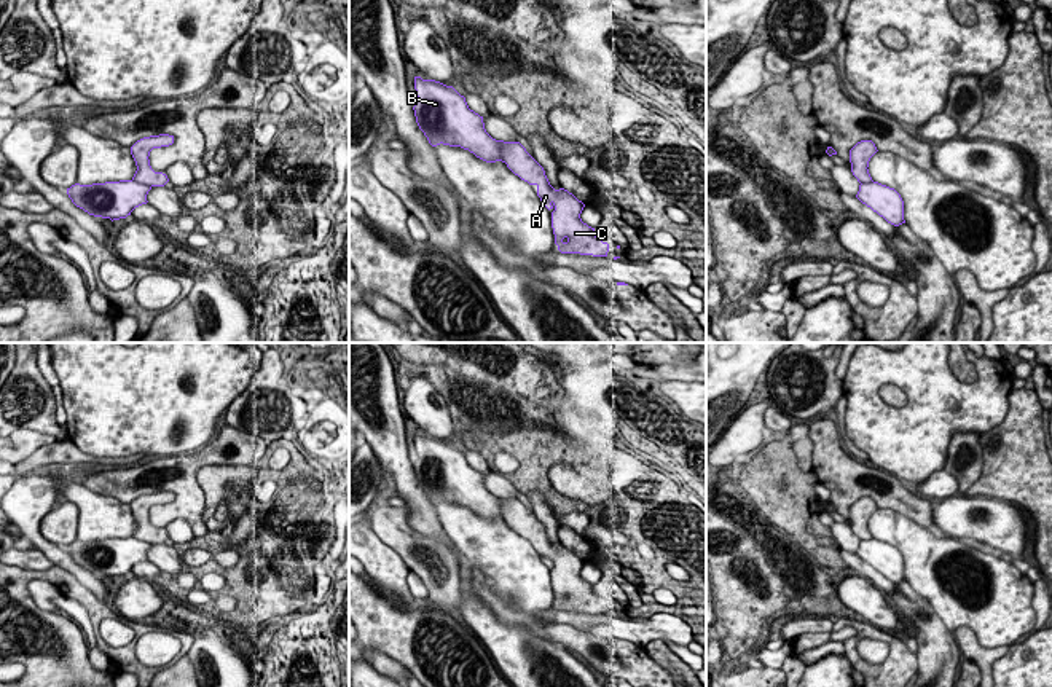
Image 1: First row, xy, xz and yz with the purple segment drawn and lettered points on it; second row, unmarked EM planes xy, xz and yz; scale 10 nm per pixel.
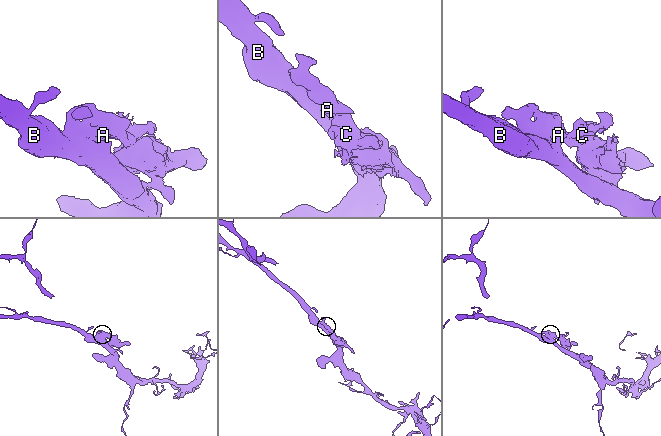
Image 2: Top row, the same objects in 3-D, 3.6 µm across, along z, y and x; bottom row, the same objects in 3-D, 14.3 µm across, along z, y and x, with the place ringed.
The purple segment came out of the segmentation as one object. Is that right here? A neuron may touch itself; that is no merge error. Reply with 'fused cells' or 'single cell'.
fused cells

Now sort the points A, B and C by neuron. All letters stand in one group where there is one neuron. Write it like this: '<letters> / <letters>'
A C / B

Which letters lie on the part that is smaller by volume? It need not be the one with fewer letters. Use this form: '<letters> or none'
A, C

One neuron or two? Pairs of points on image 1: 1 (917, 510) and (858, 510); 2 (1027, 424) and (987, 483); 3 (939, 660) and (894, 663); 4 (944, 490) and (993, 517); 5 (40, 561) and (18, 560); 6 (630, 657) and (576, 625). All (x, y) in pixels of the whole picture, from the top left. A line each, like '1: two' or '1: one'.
1: one
2: one
3: two
4: two
5: one
6: one

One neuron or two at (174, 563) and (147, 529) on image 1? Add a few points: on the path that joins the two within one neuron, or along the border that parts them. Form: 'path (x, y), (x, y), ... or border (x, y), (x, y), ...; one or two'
border (152, 542), (163, 544); two

